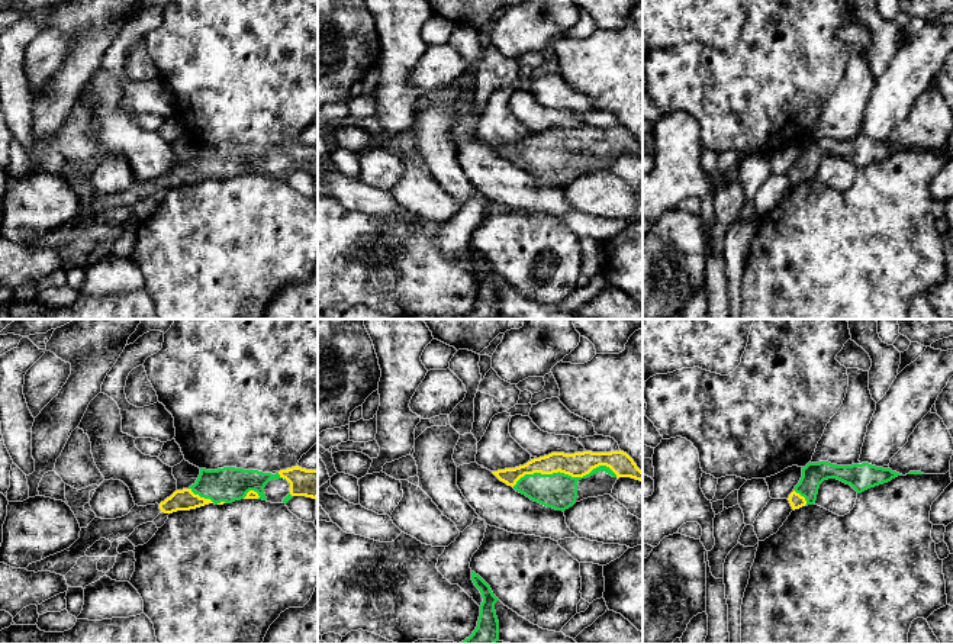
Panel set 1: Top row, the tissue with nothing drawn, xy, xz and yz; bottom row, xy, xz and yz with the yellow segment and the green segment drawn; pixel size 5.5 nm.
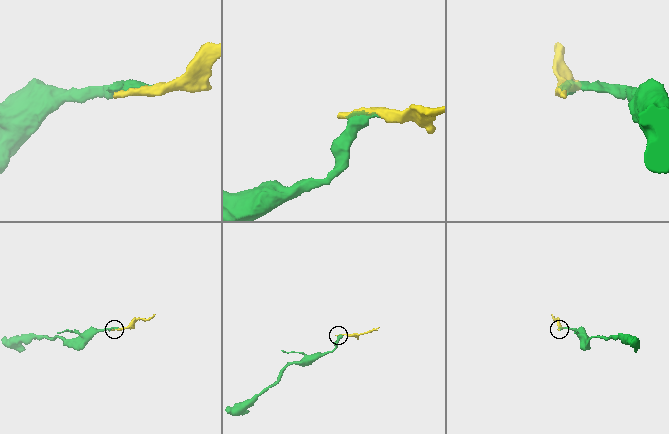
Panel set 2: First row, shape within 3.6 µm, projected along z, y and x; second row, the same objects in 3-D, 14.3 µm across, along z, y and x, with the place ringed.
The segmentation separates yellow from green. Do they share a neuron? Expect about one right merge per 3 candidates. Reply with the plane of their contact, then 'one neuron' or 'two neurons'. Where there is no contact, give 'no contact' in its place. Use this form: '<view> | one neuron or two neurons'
xz | one neuron

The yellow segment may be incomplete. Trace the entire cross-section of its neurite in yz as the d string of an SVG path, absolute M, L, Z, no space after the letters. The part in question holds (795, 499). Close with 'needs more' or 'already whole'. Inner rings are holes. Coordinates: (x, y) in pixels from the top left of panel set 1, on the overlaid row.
M828 461L808 463L802 467L802 477L788 500L793 511L805 505L814 505L820 484L828 479L837 479L850 484L857 493L862 493L870 487L888 483L898 476L902 474L869 463L851 466L837 466Z; needs more

